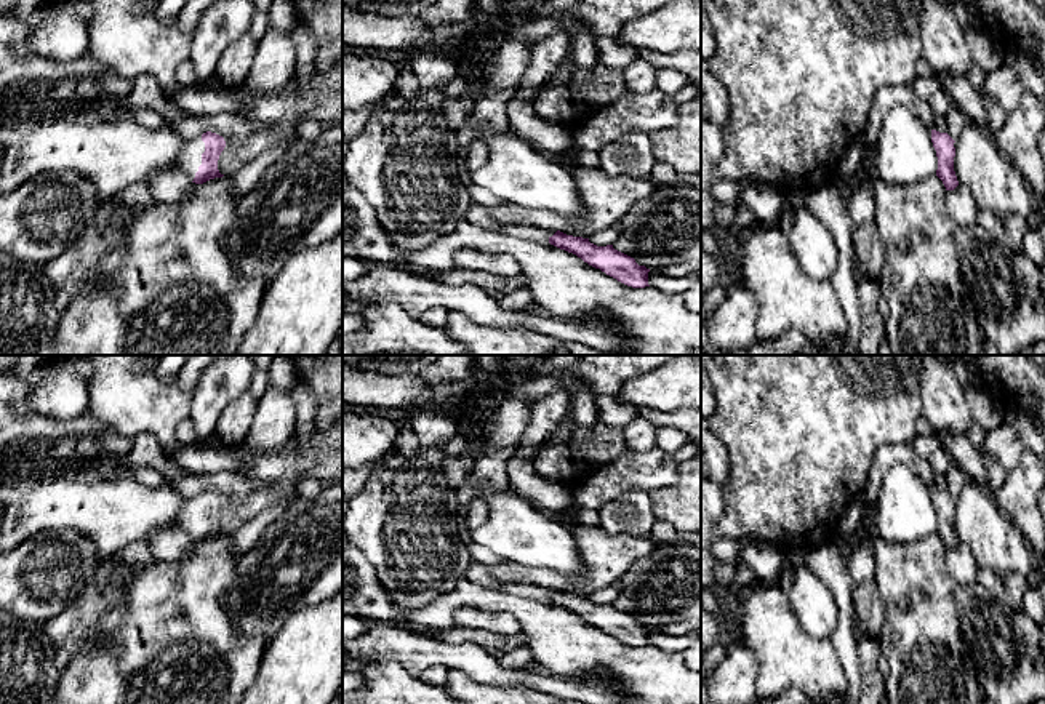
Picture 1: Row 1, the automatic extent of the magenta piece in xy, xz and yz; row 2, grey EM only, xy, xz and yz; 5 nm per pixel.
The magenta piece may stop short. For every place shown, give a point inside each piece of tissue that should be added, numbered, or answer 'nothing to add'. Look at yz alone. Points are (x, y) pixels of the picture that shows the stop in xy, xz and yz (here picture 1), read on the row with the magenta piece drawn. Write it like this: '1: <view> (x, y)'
nothing to add

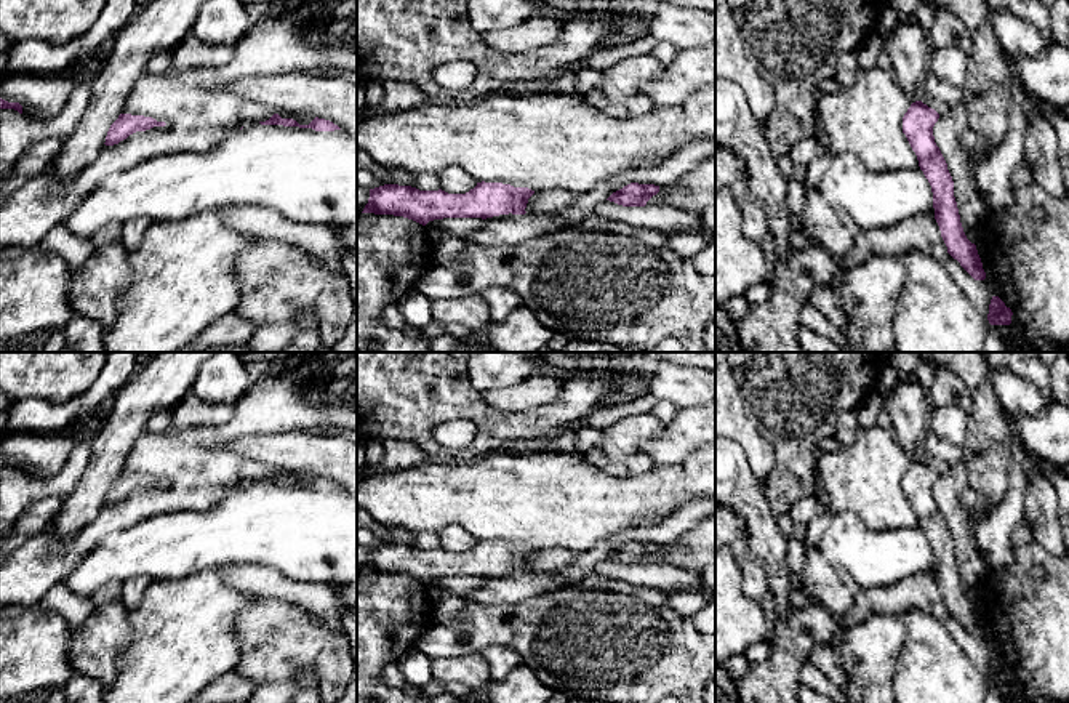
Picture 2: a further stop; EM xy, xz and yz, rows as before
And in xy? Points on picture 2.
nothing to add

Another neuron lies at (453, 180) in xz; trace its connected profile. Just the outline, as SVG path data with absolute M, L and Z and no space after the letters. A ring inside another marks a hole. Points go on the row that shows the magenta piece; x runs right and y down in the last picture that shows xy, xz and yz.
M458 165L445 168L438 176L442 191L448 194L466 194L477 186L477 179Z

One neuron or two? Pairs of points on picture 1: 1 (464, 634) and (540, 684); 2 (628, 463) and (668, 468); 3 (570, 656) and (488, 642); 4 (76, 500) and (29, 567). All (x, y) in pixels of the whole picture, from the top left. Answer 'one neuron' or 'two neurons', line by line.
1: two neurons
2: one neuron
3: two neurons
4: two neurons

